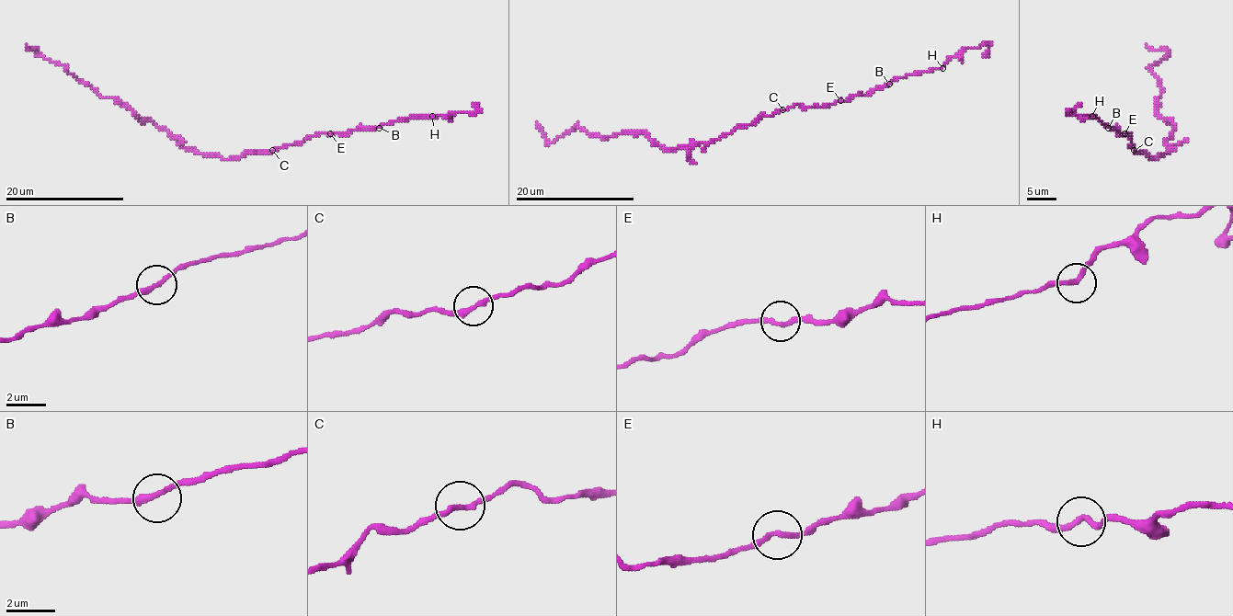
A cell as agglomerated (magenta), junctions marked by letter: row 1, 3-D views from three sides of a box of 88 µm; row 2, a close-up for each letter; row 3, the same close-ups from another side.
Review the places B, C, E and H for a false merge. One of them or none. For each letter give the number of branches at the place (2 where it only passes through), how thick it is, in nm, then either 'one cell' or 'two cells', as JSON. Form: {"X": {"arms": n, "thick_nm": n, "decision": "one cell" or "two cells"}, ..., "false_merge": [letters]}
{"B": {"arms": 2, "thick_nm": 240, "decision": "one cell"}, "C": {"arms": 2, "thick_nm": 240, "decision": "two cells"}, "E": {"arms": 2, "thick_nm": 220, "decision": "one cell"}, "H": {"arms": 2, "thick_nm": 240, "decision": "one cell"}, "false_merge": ["C"]}

